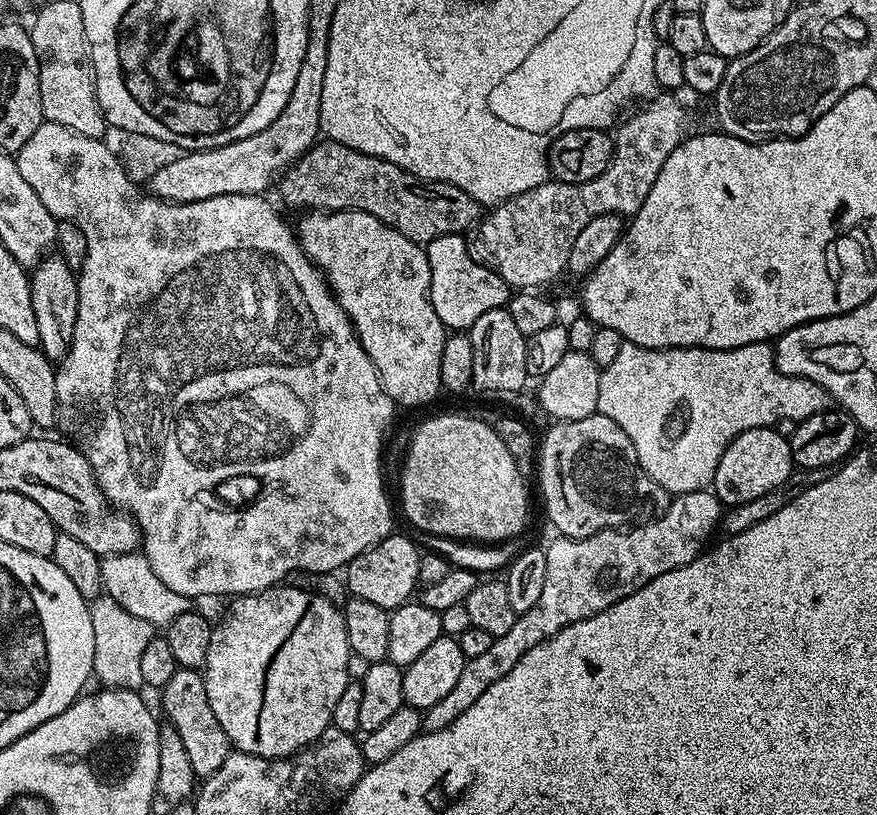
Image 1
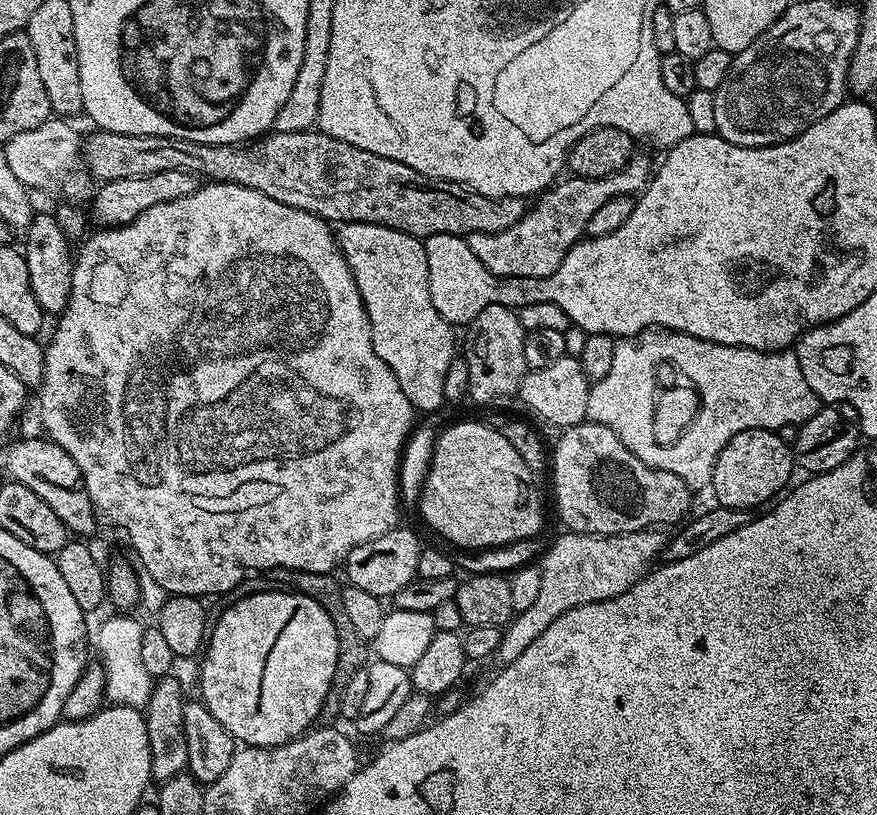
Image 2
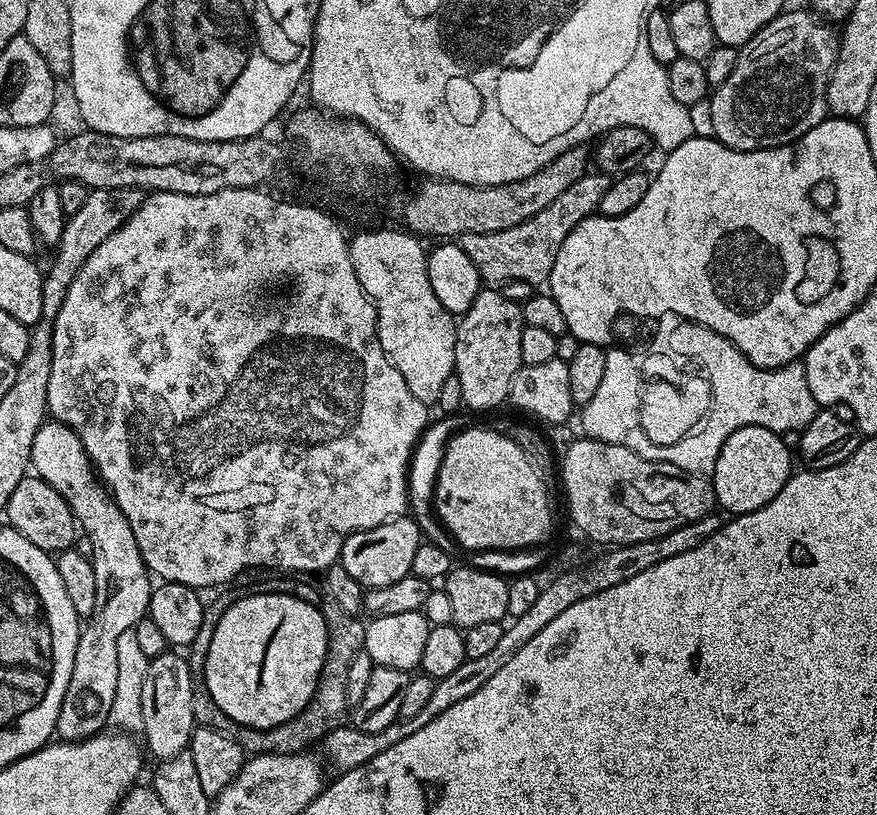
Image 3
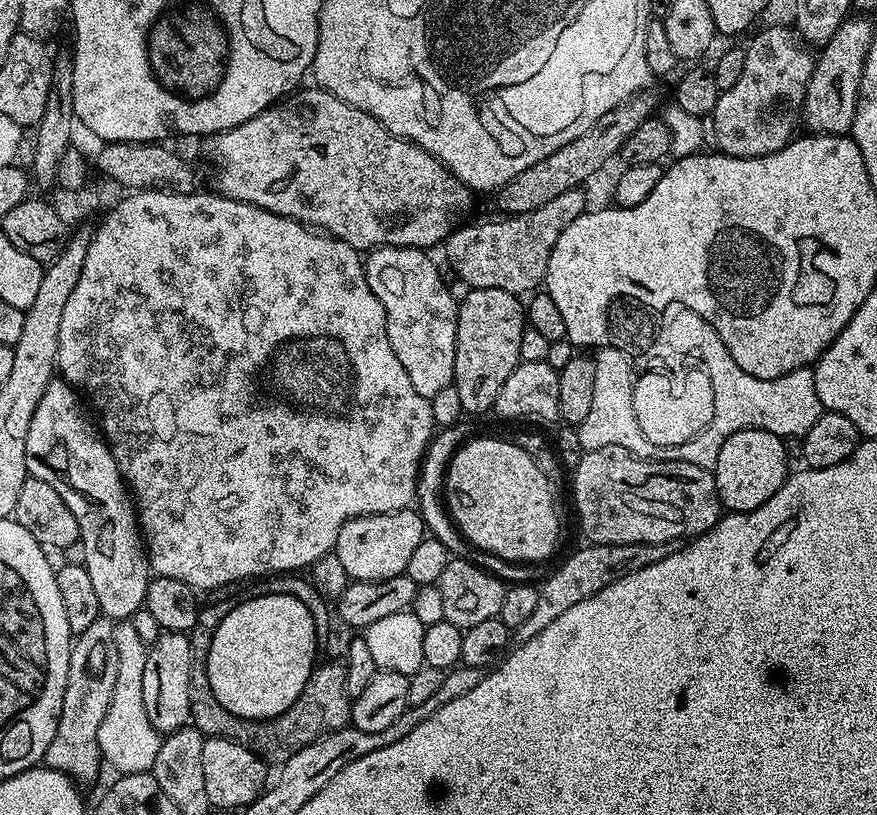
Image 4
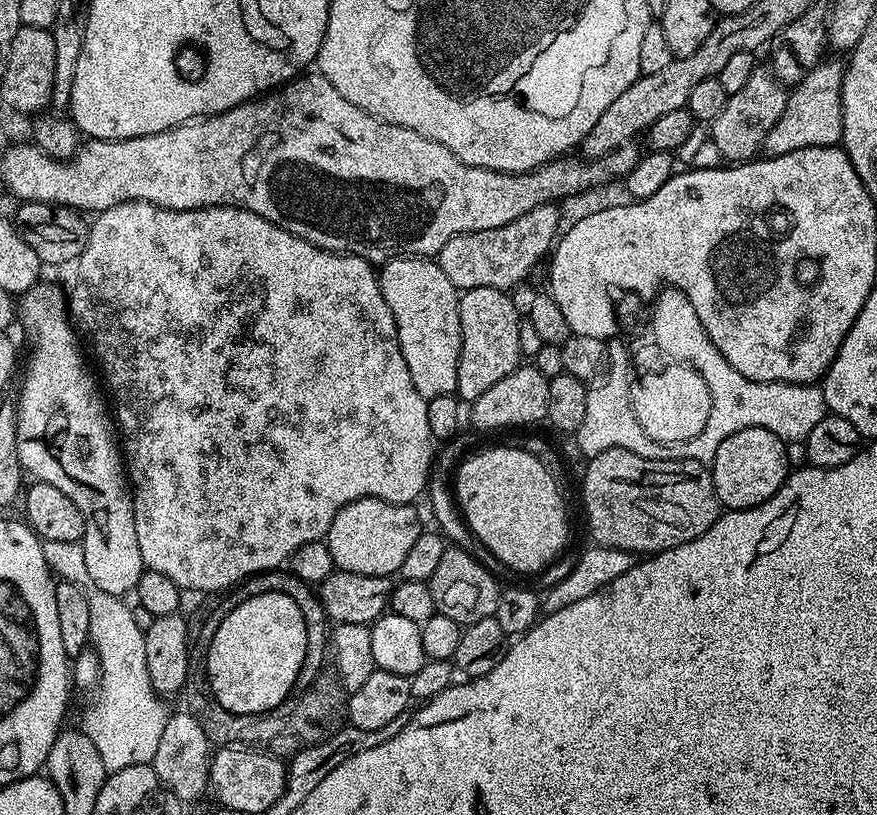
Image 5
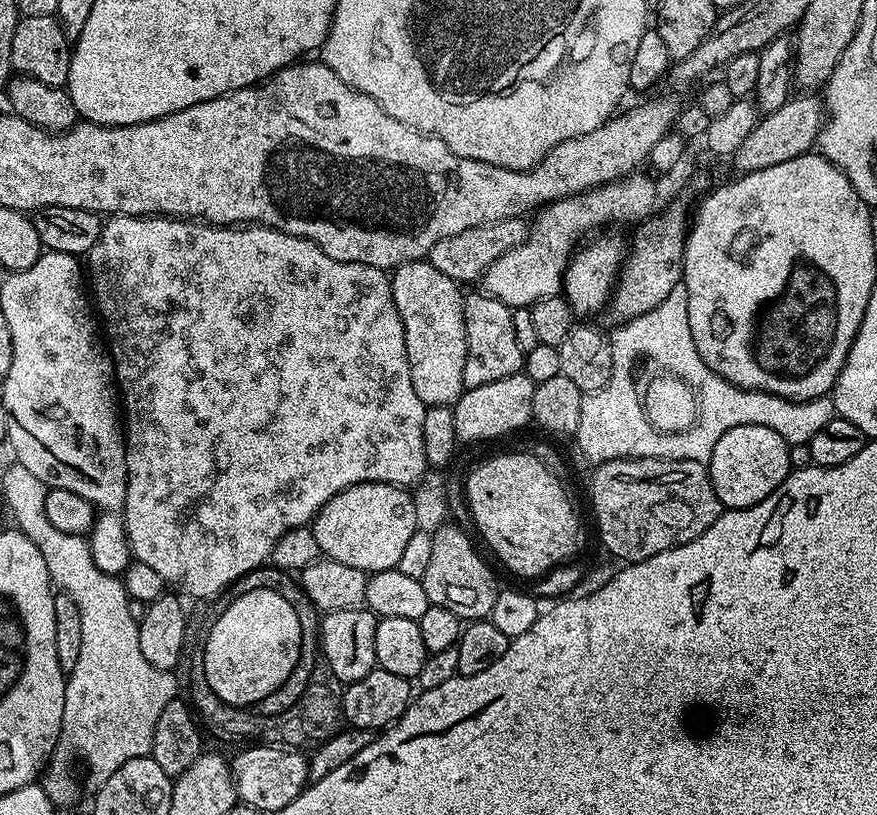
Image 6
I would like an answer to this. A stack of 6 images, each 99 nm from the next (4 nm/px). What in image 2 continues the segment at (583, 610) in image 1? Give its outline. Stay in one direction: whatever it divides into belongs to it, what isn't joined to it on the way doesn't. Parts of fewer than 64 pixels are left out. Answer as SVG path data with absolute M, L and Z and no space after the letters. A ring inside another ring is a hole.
M645 530L621 536L587 536L581 532L565 531L564 536L558 537L552 545L549 543L538 564L542 574L538 598L526 610L515 613L503 629L495 663L503 666L514 662L514 658L518 658L518 654L522 654L522 650L526 650L526 646L530 646L530 642L534 642L534 638L554 622L554 618L562 618L566 610L609 600L634 586L634 582L648 575L661 559L666 543L666 536L662 533L660 530Z

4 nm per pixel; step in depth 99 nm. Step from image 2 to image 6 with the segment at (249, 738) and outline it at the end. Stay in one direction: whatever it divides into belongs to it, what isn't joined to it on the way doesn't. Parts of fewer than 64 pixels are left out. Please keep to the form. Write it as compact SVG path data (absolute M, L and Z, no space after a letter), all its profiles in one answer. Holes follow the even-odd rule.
M252 588L249 592L244 592L241 596L236 596L224 609L220 612L220 617L212 624L212 629L207 629L206 639L204 641L204 669L206 670L206 682L210 686L210 690L214 690L214 694L218 694L218 698L224 704L233 704L235 708L247 709L247 704L252 706L259 705L262 698L266 698L274 690L278 690L282 686L282 682L286 682L286 678L290 678L290 674L294 670L294 666L300 657L300 644L304 640L304 626L302 623L301 613L283 596L280 592L275 592L272 588Z

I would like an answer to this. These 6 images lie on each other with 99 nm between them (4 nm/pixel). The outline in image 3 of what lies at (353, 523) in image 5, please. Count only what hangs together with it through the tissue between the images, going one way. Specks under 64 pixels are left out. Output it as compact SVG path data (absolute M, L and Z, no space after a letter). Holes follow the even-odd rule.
M413 519L387 520L382 526L350 534L350 538L342 542L338 563L346 570L346 574L350 574L350 578L354 578L354 582L358 582L365 590L394 586L398 578L410 575L414 554L421 543L420 528Z

